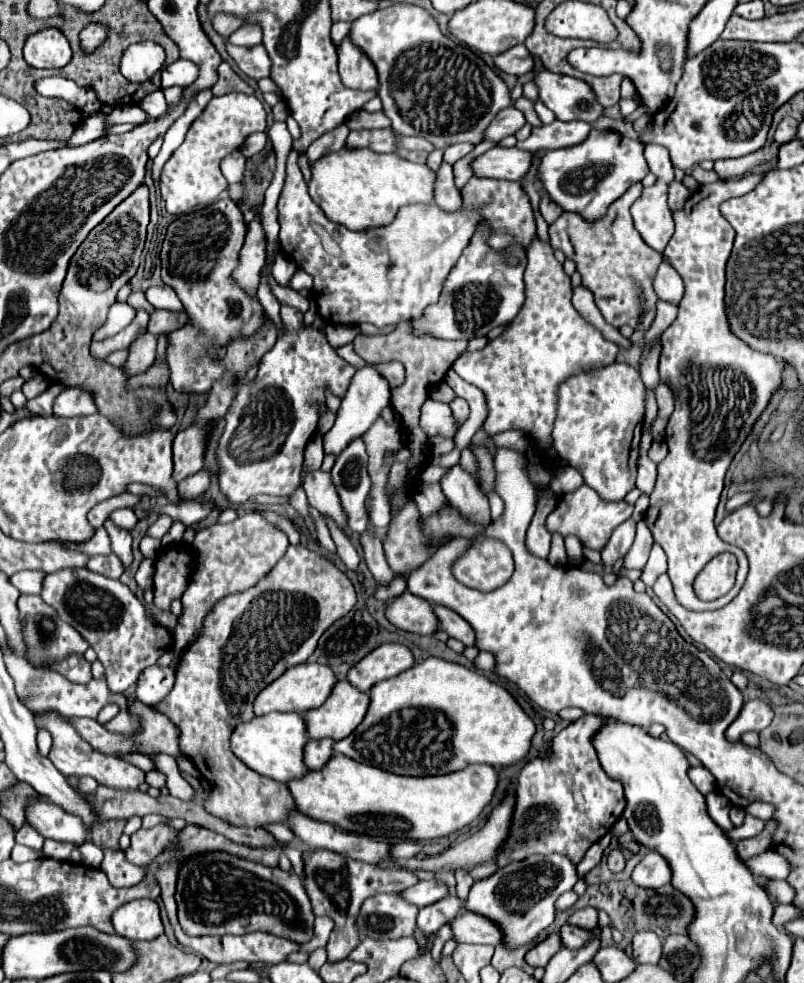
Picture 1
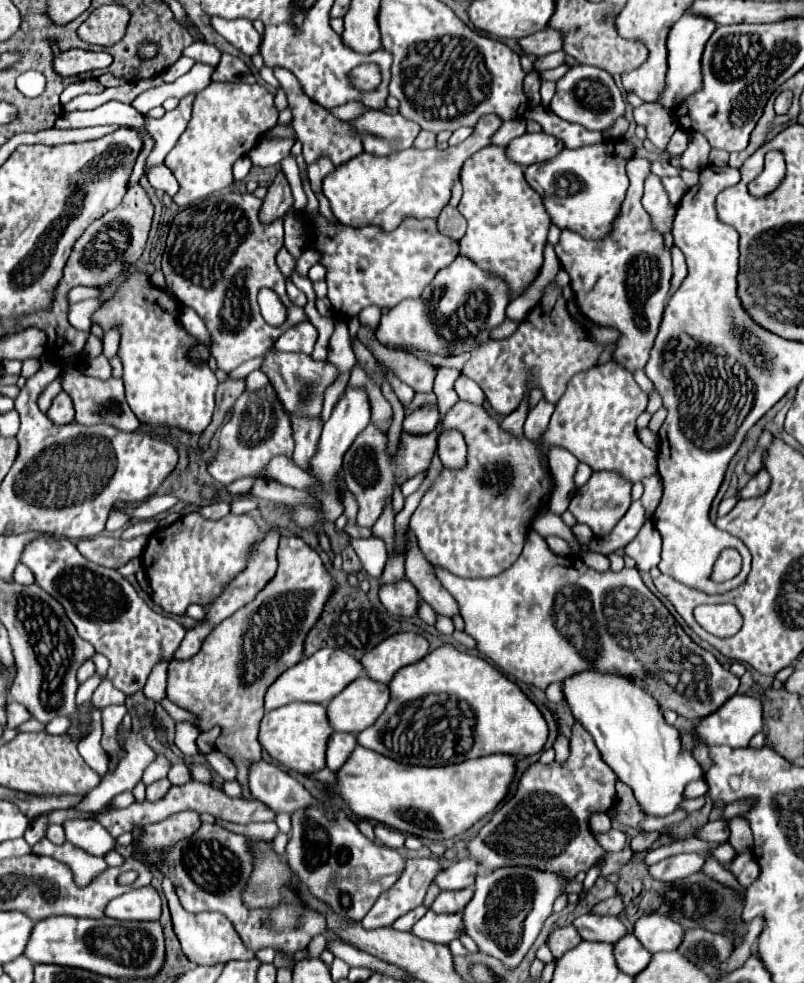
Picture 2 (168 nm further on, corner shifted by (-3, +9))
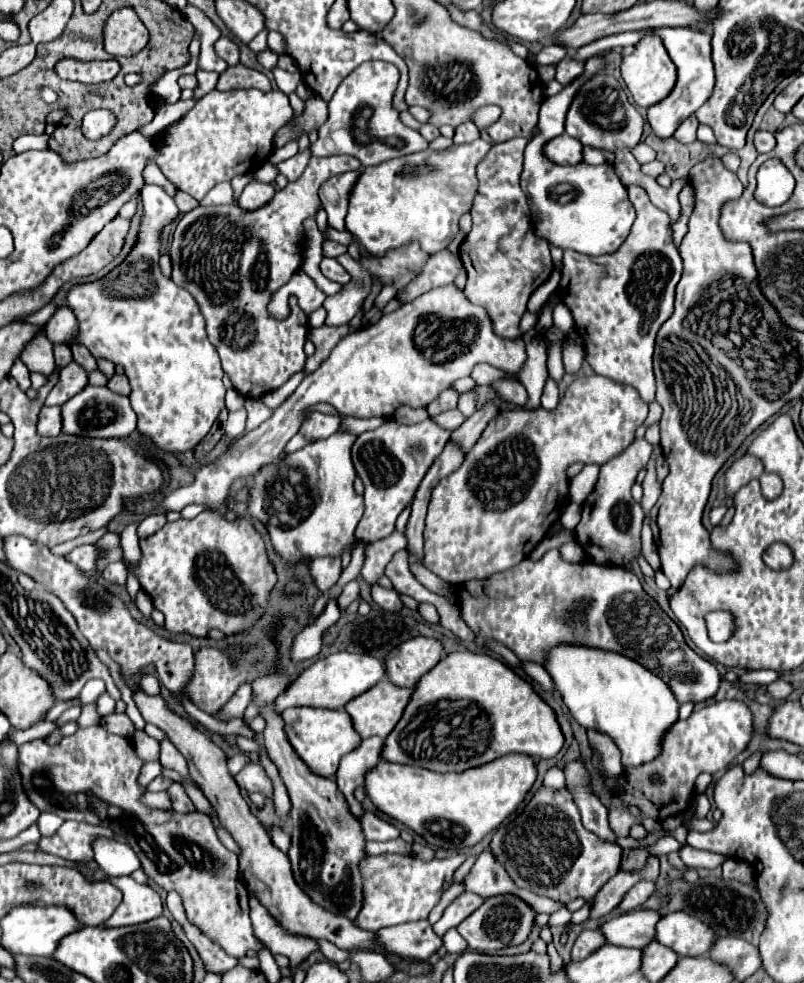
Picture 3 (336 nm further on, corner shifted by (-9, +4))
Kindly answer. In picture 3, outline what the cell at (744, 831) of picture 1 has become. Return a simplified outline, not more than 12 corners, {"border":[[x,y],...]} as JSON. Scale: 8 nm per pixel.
{"border":[[671,836],[657,840],[655,846],[649,846],[649,854],[669,854],[683,848]]}

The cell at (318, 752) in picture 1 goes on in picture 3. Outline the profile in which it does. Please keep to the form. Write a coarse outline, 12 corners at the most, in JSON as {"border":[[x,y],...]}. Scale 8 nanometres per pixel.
{"border":[[383,738],[361,740],[341,758],[335,774],[355,816],[363,816],[363,806],[353,790],[363,786],[365,772],[379,756]]}

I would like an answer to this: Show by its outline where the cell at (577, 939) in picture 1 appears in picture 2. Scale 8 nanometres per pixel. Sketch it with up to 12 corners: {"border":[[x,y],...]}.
{"border":[[581,915],[573,921],[585,941],[617,943],[627,925],[619,915]]}

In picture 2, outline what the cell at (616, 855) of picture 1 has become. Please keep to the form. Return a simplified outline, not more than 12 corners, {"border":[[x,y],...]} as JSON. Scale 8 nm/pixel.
{"border":[[617,829],[593,833],[597,843],[615,853],[625,847],[625,835]]}

